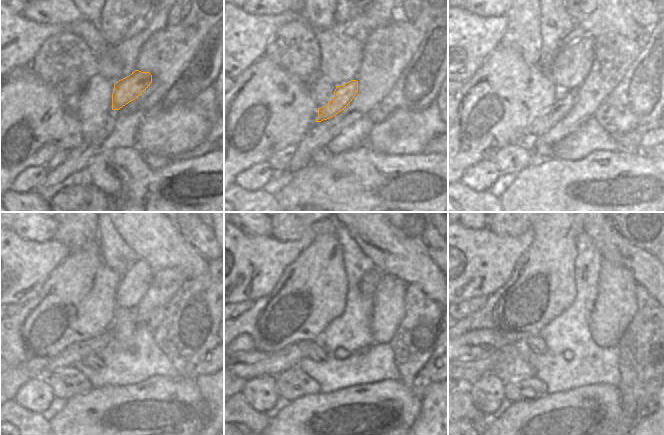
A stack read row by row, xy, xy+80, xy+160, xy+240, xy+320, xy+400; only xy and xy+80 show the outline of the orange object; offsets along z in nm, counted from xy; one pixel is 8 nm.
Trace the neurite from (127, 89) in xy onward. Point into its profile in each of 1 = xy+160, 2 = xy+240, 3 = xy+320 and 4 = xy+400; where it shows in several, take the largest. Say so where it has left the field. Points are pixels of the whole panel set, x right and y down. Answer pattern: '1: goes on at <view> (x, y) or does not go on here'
1: goes on at xy+160 (566, 99)
2: goes on at xy+240 (77, 352)
3: goes on at xy+320 (247, 365)
4: goes on at xy+400 (468, 371)

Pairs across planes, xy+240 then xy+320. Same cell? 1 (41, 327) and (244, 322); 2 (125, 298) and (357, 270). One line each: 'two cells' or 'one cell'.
1: one cell
2: two cells

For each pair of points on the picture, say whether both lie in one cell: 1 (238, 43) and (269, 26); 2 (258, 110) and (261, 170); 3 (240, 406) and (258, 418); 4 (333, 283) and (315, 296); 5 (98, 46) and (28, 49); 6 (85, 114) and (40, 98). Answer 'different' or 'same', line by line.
1: same
2: different
3: same
4: same
5: same
6: different

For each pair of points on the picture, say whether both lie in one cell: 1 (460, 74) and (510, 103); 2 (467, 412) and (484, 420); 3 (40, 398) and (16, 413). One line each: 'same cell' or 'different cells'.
1: different cells
2: different cells
3: different cells

